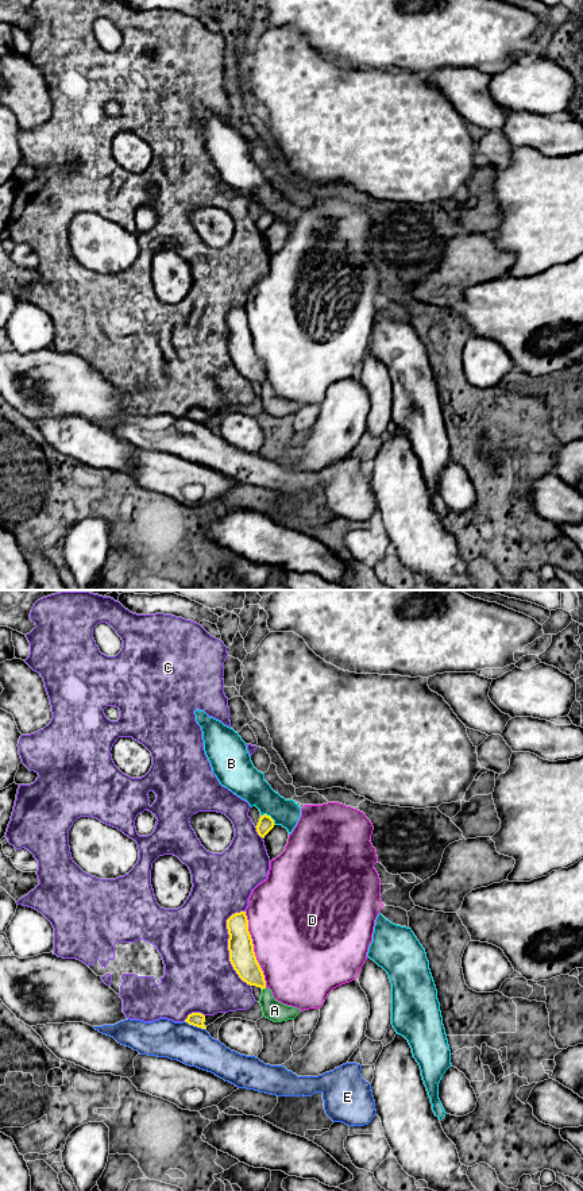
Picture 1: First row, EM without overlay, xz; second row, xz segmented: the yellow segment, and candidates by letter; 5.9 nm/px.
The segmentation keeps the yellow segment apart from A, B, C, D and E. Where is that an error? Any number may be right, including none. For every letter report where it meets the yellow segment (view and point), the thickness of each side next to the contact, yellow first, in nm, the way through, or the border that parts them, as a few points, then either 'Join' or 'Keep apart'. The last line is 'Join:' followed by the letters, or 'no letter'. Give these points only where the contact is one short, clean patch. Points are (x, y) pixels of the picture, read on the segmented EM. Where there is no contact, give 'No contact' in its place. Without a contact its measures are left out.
A: Touches yellow at xz (263, 987). Thickness 160 nm (yellow) against 120 nm. Keep apart
B: Touches yellow at xz (269, 816). Thickness 90 nm (yellow) against 200 nm. Boundary: xz (261, 814), (267, 814), (275, 824). Keep apart
C: Touches yellow at xz (228, 947). Thickness 160 nm (yellow) against 420 nm. Keep apart
D: Touches yellow at xz (253, 949). Thickness 160 nm (yellow) against 480 nm. Keep apart
E: Touches yellow at xz (195, 1025). Thickness 80 nm (yellow) against 240 nm. Boundary: xz (184, 1021), (204, 1029). Keep apart
Join: no letter

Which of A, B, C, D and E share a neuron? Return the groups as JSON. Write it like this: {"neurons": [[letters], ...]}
{"neurons": [["A"], ["B"], ["C"], ["D"], ["E"]]}

